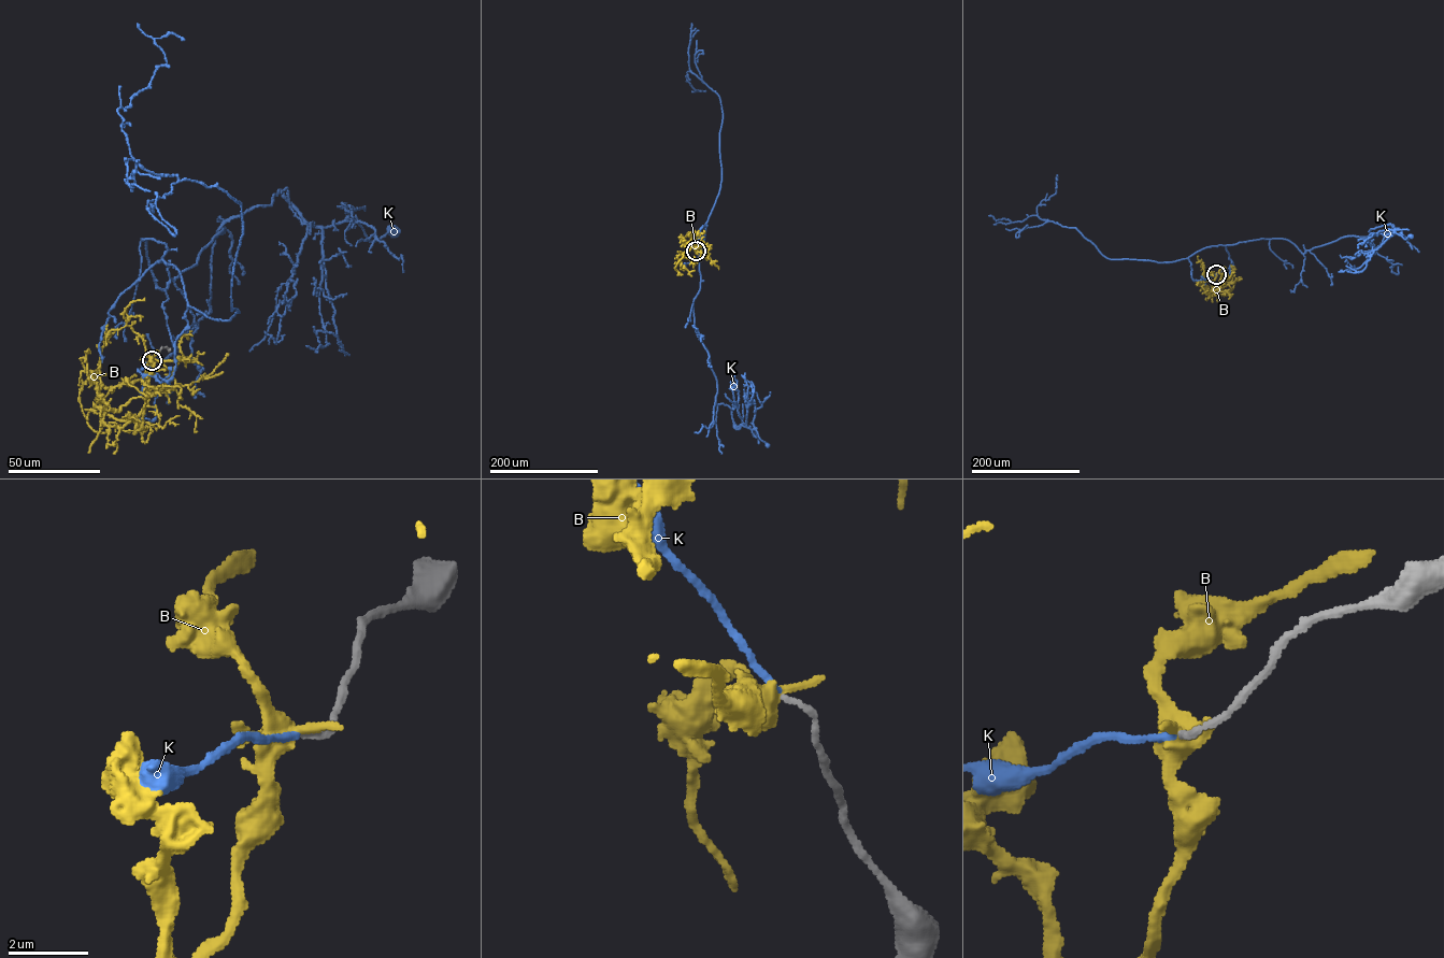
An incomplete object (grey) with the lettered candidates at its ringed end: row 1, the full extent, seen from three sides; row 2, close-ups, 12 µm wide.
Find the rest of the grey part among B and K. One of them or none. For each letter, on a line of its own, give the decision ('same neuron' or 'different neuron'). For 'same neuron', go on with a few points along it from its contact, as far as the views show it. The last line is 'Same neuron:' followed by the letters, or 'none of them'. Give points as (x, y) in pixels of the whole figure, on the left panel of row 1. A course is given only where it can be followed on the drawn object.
B: different neuron
K: same neuron | via (152, 360), (139, 371), (169, 380), (187, 301), (141, 239), (165, 289), (279, 190), (314, 226), (391, 227)
Same neuron: K

